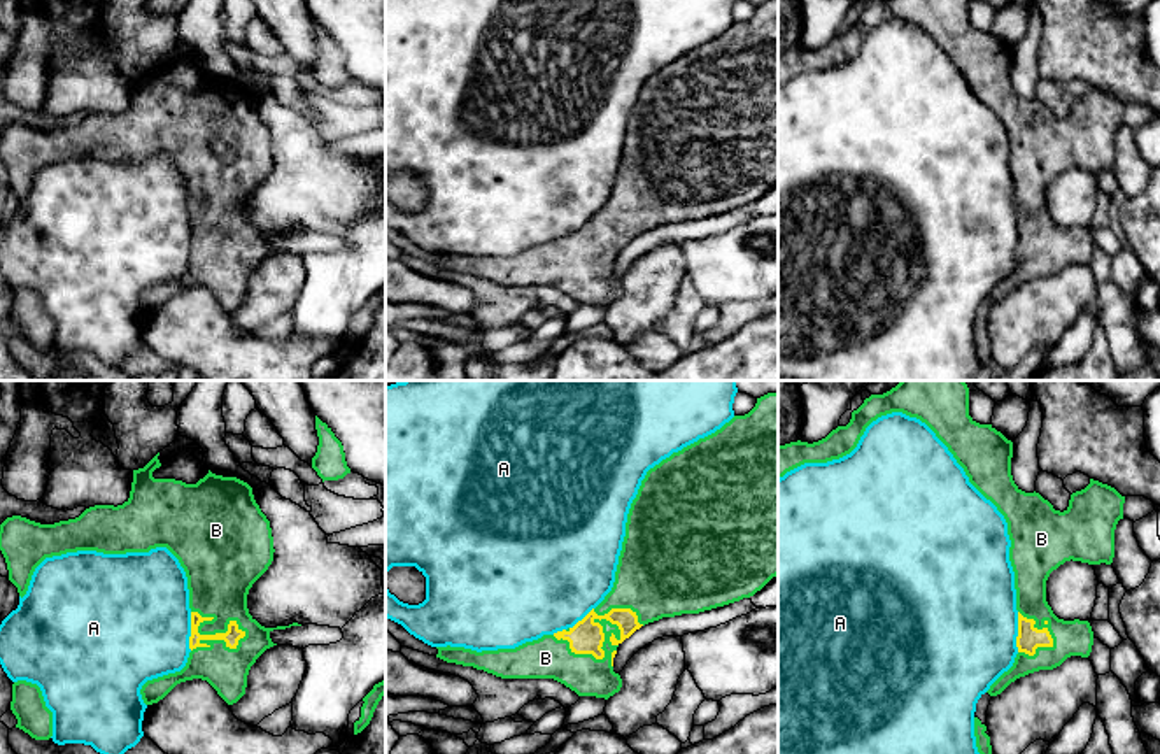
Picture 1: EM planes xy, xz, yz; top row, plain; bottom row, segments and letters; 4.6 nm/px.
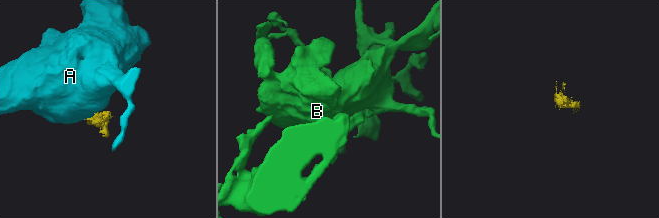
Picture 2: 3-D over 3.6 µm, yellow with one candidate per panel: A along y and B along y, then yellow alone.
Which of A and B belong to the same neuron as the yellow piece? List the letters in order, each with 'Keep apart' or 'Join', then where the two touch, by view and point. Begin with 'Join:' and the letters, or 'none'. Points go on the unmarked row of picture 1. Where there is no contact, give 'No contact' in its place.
Join: B
A: Keep apart. Touches yellow at yz (1018, 239)
B: Join. Touches yellow at xz (603, 248)

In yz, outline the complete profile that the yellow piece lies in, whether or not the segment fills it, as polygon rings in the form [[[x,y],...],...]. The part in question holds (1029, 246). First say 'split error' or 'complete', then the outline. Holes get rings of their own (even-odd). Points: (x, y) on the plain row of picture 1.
split error; [[[969,0],[871,2],[852,19],[846,33],[838,33],[825,46],[778,53],[778,86],[804,70],[827,70],[850,61],[866,35],[892,19],[925,30],[964,75],[969,89],[1008,130],[1018,217],[1018,261],[1013,274],[976,310],[976,354],[983,365],[990,365],[987,333],[990,307],[1020,284],[1053,277],[1071,263],[1090,263],[1093,253],[1090,230],[1058,226],[1046,209],[1046,188],[1053,177],[1071,167],[1088,172],[1113,170],[1114,137],[1123,126],[1125,103],[1090,86],[1085,96],[1071,102],[1069,114],[1060,119],[1039,100],[1022,98],[1011,82],[1013,49],[992,32],[980,32],[969,23]]]

